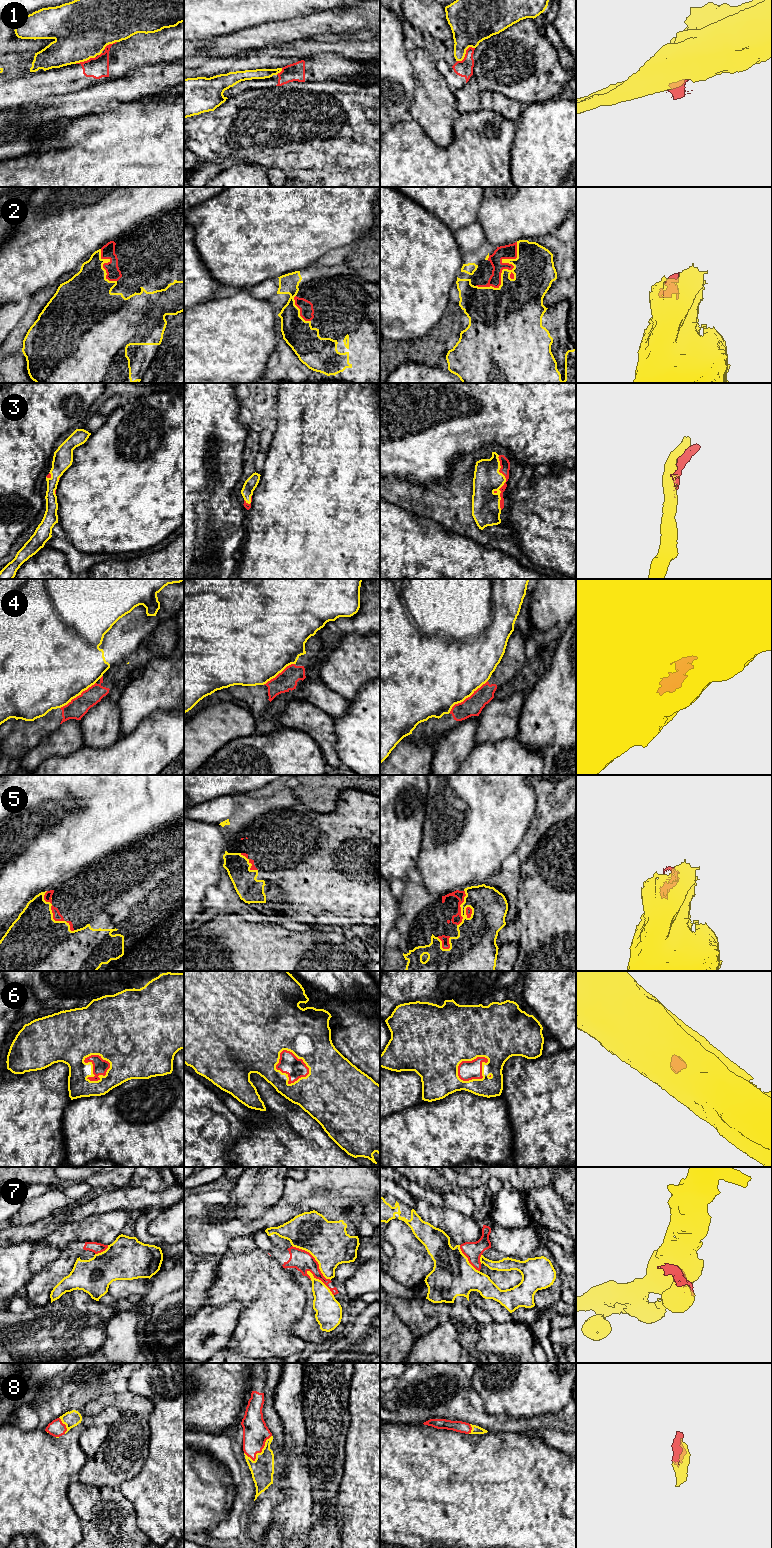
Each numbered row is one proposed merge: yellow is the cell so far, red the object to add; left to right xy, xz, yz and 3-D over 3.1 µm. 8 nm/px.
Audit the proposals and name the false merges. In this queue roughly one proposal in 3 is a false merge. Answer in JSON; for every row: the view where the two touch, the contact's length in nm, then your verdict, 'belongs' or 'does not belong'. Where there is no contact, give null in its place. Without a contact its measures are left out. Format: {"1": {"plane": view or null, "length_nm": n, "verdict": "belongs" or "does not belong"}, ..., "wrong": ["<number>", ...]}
{"1": {"plane": "yz", "length_nm": 180, "verdict": "does not belong"}, "2": {"plane": "yz", "length_nm": 480, "verdict": "belongs"}, "3": {"plane": "yz", "length_nm": 440, "verdict": "belongs"}, "4": {"plane": "yz", "length_nm": 400, "verdict": "does not belong"}, "5": {"plane": "xy", "length_nm": 400, "verdict": "belongs"}, "6": {"plane": "xy", "length_nm": 240, "verdict": "belongs"}, "7": {"plane": "xz", "length_nm": 420, "verdict": "does not belong"}, "8": {"plane": "xz", "length_nm": 260, "verdict": "belongs"}, "wrong": ["1", "4", "7"]}

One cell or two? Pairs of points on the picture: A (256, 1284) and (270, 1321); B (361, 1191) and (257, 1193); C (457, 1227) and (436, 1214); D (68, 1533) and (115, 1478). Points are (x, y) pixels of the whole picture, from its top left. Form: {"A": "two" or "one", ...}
{"A": "one", "B": "two", "C": "one", "D": "two"}

